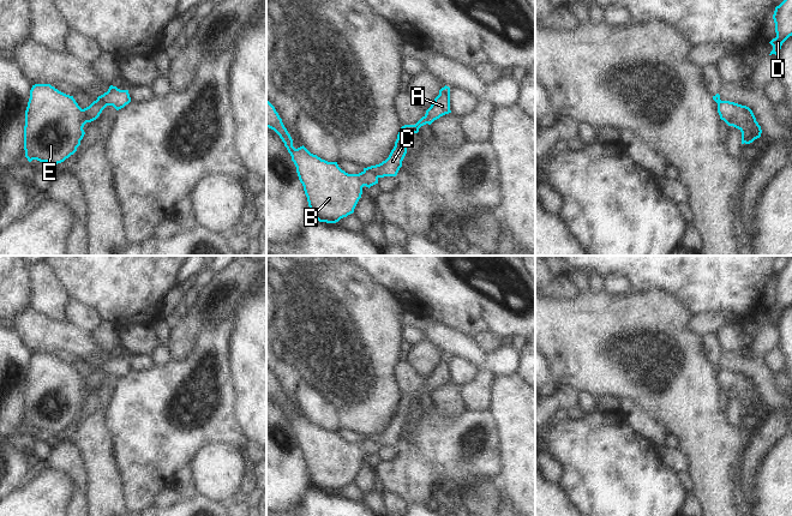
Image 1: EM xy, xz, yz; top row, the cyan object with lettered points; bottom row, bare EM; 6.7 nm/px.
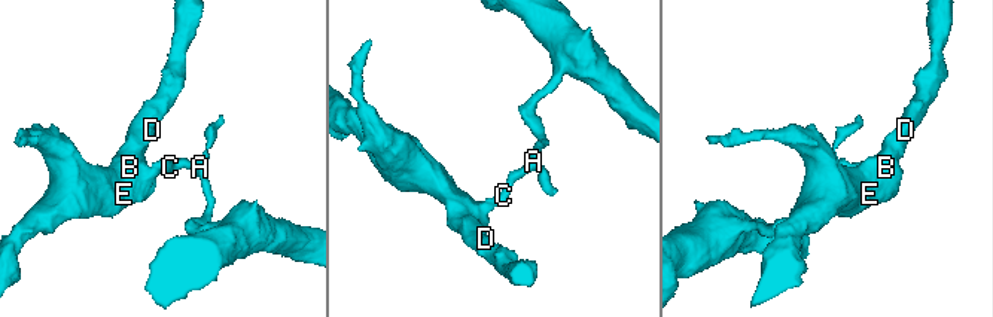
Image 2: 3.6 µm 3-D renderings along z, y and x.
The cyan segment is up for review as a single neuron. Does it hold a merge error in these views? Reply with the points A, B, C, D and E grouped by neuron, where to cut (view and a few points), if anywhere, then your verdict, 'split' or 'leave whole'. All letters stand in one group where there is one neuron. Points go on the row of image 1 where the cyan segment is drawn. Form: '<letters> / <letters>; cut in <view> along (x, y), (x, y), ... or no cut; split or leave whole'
A C / B D E; cut in xz along (364, 169), (378, 176); split

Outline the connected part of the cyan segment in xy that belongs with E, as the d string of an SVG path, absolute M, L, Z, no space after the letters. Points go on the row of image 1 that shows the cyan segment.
M50 84L32 85L25 110L25 157L29 162L64 162L80 145L84 125L96 120L106 107L94 101L82 109L73 96Z

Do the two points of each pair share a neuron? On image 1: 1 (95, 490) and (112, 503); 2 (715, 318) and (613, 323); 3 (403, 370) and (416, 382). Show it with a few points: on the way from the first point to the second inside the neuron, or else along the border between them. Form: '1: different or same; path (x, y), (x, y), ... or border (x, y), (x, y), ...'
1: same; path (98, 490), (108, 499)
2: different; border (691, 316), (689, 328), (702, 337)
3: same; path (407, 373), (413, 379)

